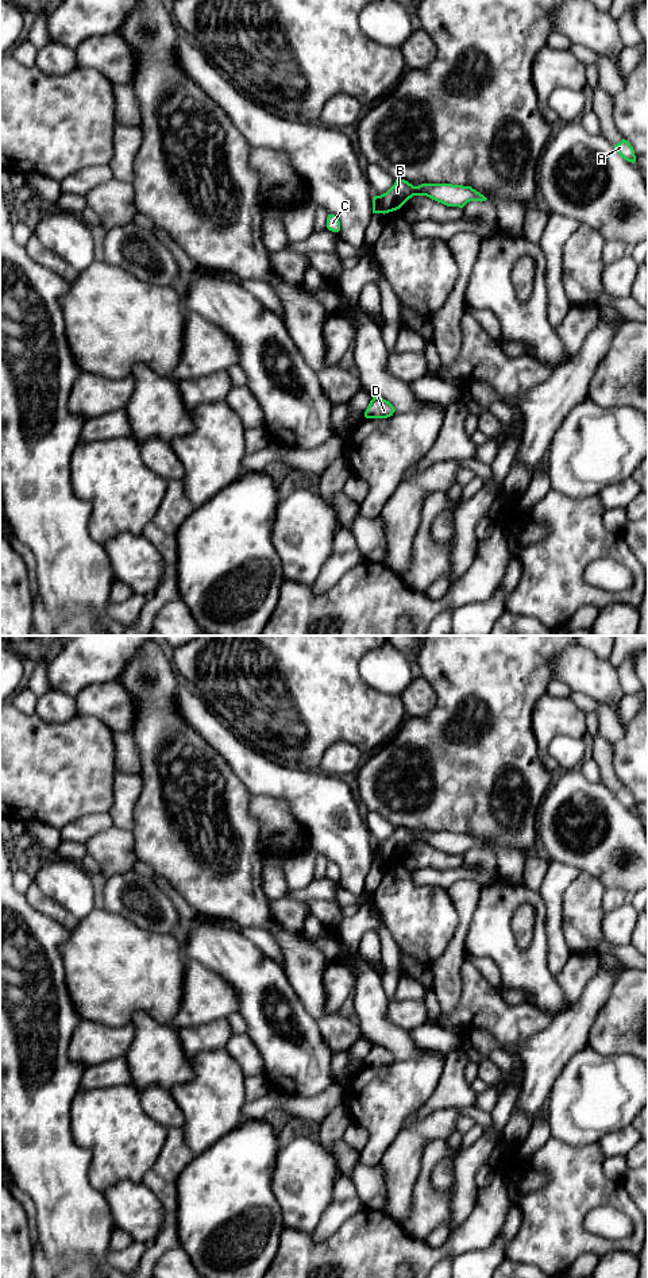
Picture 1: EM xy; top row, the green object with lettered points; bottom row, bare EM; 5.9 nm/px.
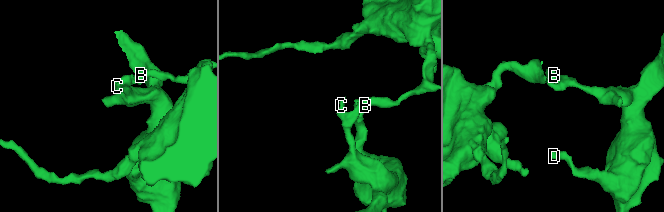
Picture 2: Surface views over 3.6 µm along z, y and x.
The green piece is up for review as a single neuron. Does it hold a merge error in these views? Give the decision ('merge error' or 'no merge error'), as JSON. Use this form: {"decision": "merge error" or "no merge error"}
{"decision": "merge error"}

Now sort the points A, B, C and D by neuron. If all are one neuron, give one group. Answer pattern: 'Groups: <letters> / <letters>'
Groups: A B / C D

